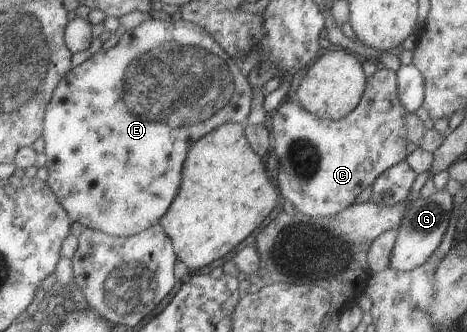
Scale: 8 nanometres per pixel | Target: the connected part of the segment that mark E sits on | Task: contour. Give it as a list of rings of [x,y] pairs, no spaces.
[[[148,18],[135,28],[127,28],[118,44],[113,48],[92,54],[88,60],[72,68],[69,75],[61,81],[53,93],[53,99],[50,100],[45,113],[45,131],[42,138],[45,143],[48,184],[57,194],[66,211],[70,213],[73,221],[79,222],[85,228],[102,230],[118,237],[135,236],[157,224],[169,211],[178,192],[181,191],[185,161],[189,156],[190,148],[201,137],[205,137],[222,124],[236,122],[243,126],[247,125],[250,111],[252,111],[252,101],[254,101],[254,89],[250,86],[248,77],[242,75],[244,73],[240,71],[240,65],[209,31],[197,23],[184,19],[162,21]]]

